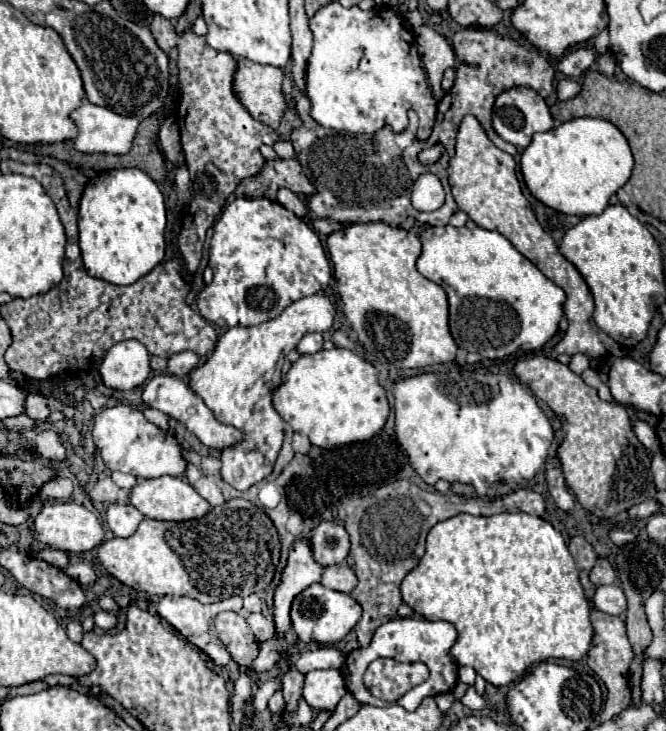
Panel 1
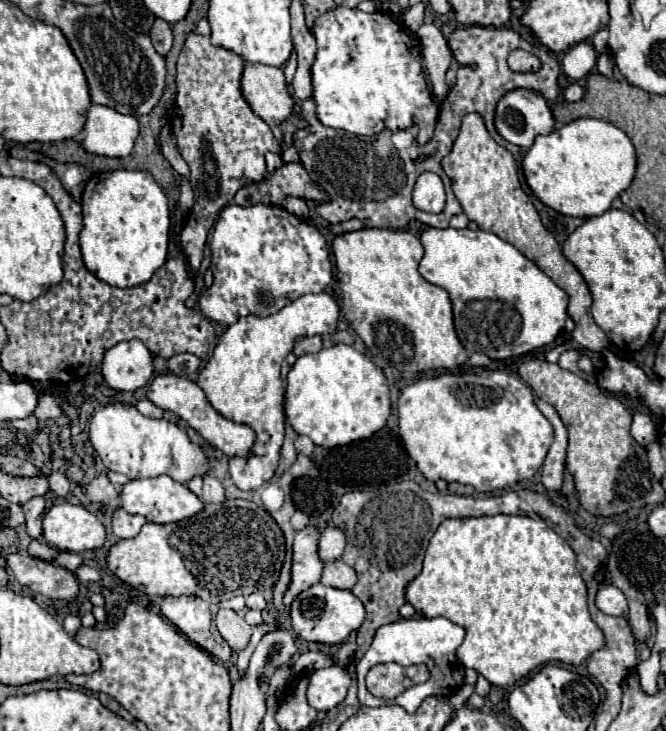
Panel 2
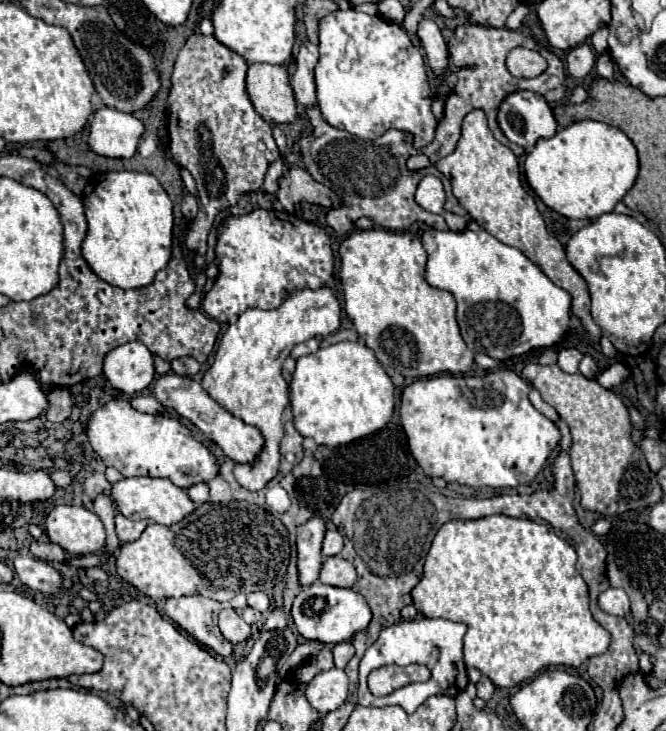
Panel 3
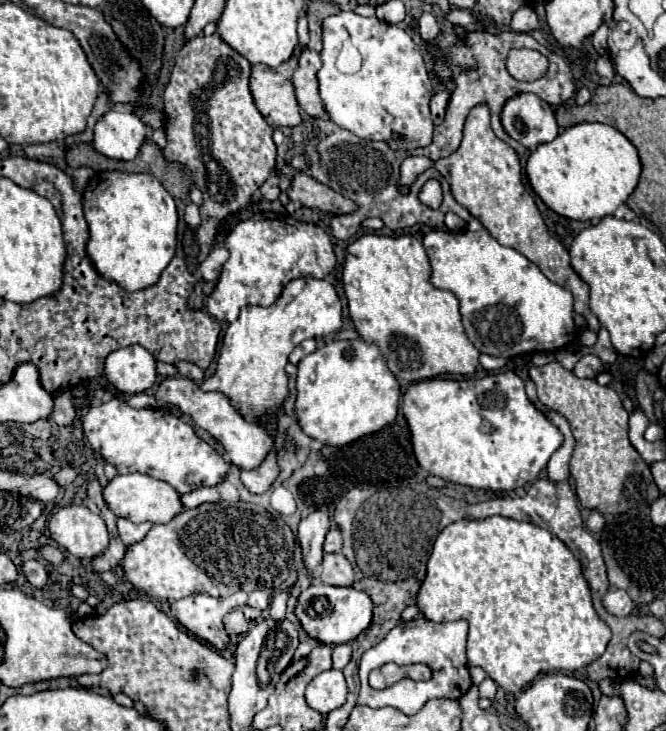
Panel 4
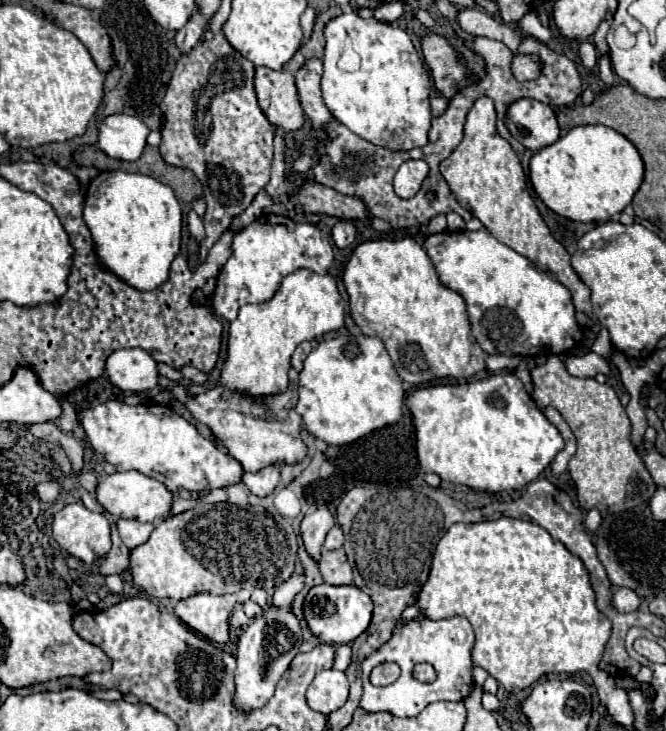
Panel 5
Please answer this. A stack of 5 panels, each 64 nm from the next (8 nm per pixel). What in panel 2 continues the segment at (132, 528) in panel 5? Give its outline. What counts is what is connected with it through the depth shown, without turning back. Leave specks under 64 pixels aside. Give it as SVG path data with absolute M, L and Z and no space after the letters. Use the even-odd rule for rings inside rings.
M122 508L114 510L114 514L112 514L112 530L118 540L134 538L144 524L146 524L144 516L132 516L132 514L124 512Z

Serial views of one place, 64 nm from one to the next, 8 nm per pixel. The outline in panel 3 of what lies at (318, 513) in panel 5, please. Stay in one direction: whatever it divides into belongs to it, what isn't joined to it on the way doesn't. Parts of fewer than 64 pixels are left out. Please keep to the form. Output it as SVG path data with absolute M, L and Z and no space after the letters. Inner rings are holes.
M312 516L308 522L298 526L296 546L298 546L298 570L300 584L310 586L322 566L322 540L326 532L326 522L320 516Z

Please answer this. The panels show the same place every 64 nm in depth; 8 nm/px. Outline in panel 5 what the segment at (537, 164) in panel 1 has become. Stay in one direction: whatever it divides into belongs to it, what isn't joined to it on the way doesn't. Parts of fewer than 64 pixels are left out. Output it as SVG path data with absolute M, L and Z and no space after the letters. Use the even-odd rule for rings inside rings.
M594 124L568 130L558 142L538 150L530 160L530 182L540 200L574 222L608 222L632 204L644 180L644 162L622 134Z

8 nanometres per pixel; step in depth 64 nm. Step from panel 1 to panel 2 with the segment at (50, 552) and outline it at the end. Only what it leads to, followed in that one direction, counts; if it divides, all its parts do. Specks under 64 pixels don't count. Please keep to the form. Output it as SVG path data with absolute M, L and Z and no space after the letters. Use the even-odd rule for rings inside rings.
M60 552L58 554L58 558L54 560L54 564L58 564L58 566L62 566L62 568L68 568L70 572L74 572L76 568L80 568L82 564L84 564L84 556L80 556L80 554L72 554L72 552Z

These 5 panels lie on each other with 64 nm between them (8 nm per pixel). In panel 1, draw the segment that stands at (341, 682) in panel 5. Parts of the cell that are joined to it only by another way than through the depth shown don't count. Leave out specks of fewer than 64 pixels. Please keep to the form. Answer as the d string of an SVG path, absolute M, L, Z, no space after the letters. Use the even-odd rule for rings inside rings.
M312 670L304 676L302 696L316 710L334 710L346 692L348 686L342 670Z

